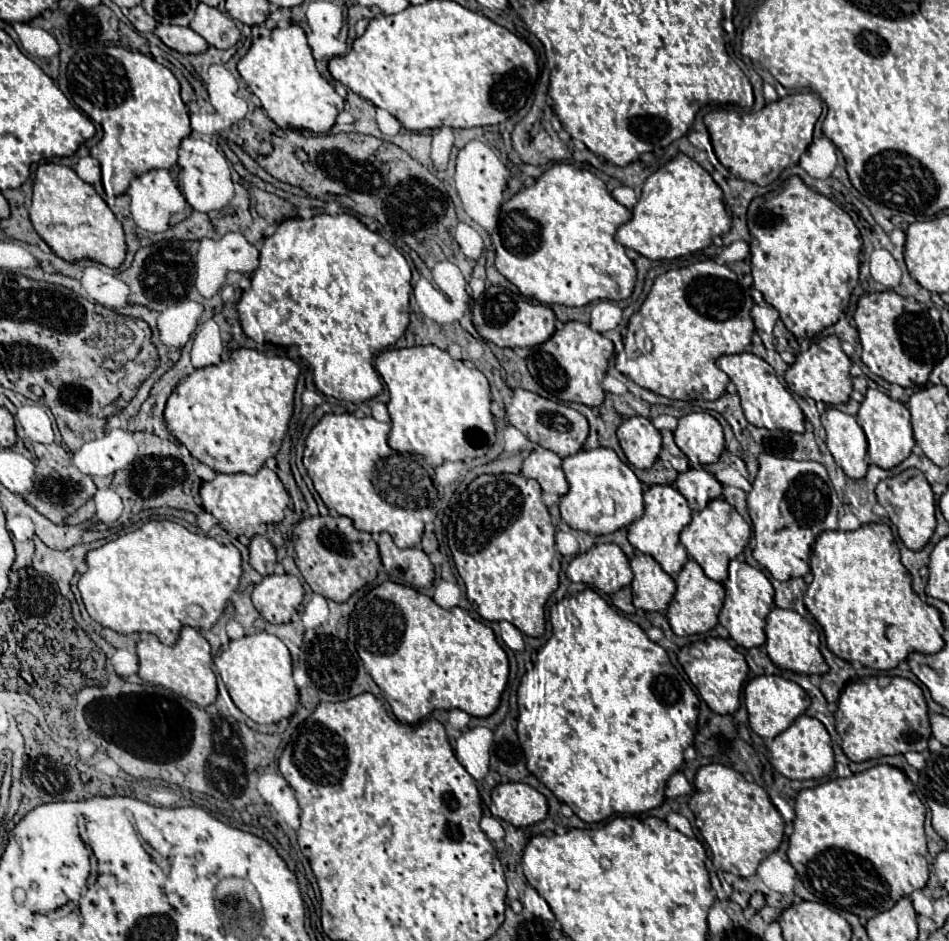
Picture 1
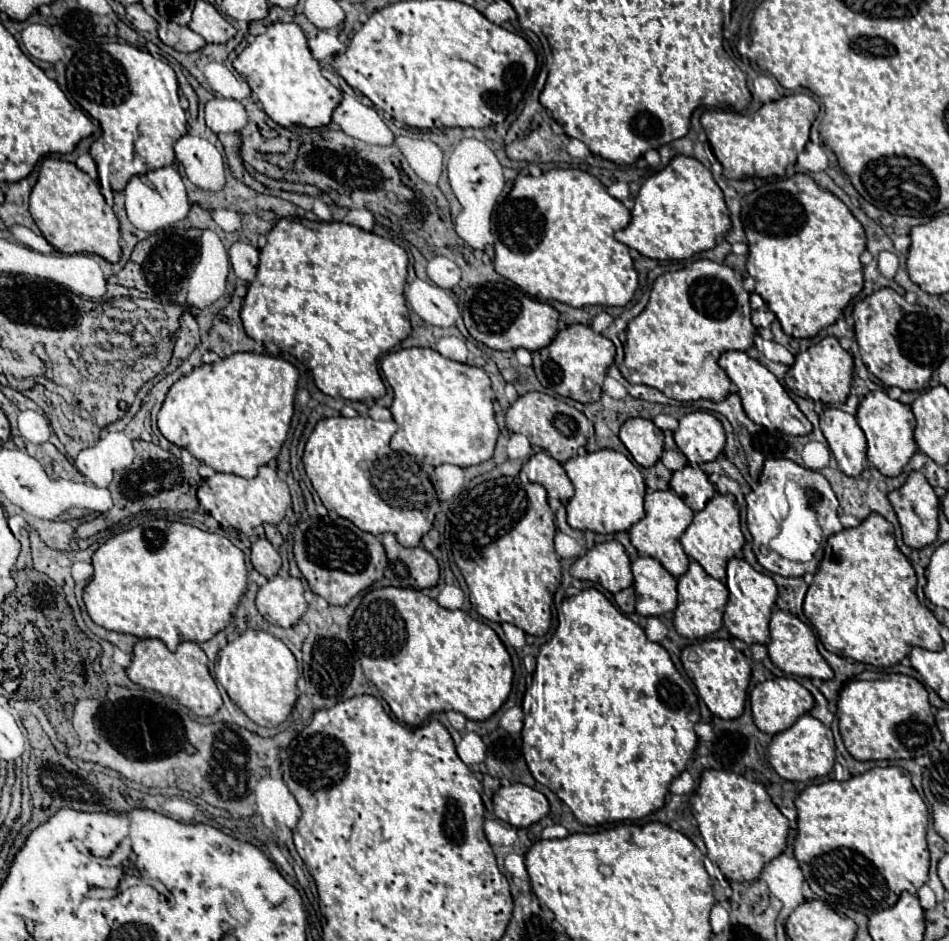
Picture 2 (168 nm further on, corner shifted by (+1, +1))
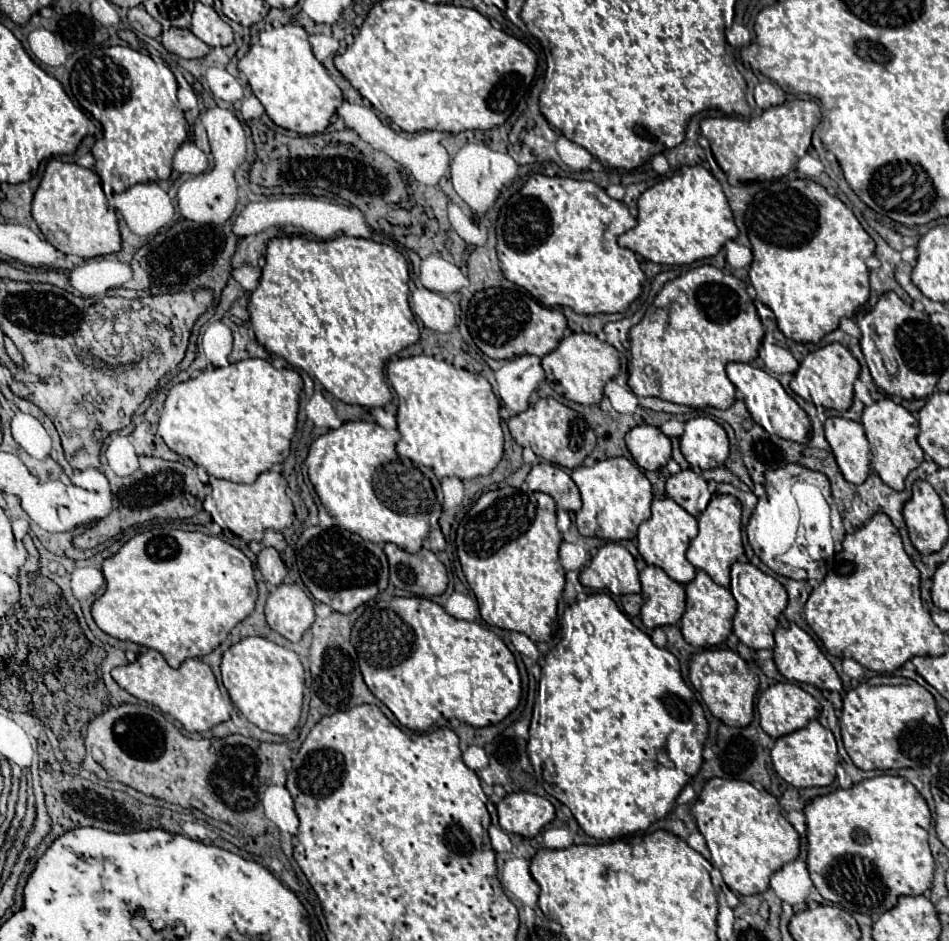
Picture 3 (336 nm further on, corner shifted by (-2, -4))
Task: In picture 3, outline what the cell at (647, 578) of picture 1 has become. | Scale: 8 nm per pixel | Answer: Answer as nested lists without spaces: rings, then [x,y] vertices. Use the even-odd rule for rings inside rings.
[[[646,566],[640,572],[642,582],[642,622],[646,628],[676,624],[686,610],[684,586],[674,582],[662,568]]]

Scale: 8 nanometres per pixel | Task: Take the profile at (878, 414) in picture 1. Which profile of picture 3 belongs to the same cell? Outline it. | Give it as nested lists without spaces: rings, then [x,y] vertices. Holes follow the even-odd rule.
[[[890,398],[878,400],[864,408],[862,424],[872,446],[872,468],[894,490],[904,490],[906,476],[924,462],[924,450],[918,446],[918,420],[900,404],[894,404]]]

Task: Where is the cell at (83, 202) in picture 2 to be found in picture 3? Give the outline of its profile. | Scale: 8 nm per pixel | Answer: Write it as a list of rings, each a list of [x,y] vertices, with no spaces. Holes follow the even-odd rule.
[[[56,158],[48,160],[42,182],[34,192],[32,218],[36,220],[46,240],[50,240],[64,254],[74,254],[80,258],[96,258],[120,250],[116,212],[102,189],[101,179],[94,170],[82,168],[78,164],[68,164]],[[56,232],[64,232],[68,236],[66,244],[60,244],[54,238]]]

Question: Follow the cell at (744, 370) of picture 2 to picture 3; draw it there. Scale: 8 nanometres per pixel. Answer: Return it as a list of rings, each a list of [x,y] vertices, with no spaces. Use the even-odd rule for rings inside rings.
[[[740,362],[728,364],[726,374],[732,380],[732,384],[744,394],[744,402],[748,406],[752,420],[756,420],[770,435],[780,436],[792,442],[806,442],[810,438],[808,414],[798,406],[798,402],[784,390],[784,386],[774,376],[766,374],[760,368],[754,368],[750,364],[740,364]]]

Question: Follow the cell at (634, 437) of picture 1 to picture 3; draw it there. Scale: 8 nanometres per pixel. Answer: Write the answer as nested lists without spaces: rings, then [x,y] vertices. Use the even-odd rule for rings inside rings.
[[[636,426],[626,434],[626,444],[632,458],[644,470],[658,470],[666,466],[672,454],[670,438],[656,426]]]

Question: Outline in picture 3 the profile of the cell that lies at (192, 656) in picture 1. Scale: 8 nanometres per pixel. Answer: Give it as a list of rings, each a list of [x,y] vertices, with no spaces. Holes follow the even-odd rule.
[[[148,650],[136,658],[136,662],[118,666],[112,670],[112,678],[138,700],[156,706],[160,712],[178,720],[188,732],[206,732],[230,718],[230,704],[222,700],[212,668],[198,658],[186,660],[180,668],[170,668],[164,656],[156,650]]]

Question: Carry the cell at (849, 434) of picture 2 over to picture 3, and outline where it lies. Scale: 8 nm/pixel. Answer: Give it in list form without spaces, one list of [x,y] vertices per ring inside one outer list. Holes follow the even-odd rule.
[[[834,416],[824,422],[824,430],[844,478],[852,484],[862,484],[870,474],[872,460],[870,444],[862,424]]]

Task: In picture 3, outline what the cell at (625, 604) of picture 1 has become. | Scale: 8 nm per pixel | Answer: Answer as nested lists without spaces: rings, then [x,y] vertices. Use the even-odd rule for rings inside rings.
[[[624,594],[620,598],[620,602],[622,602],[622,608],[624,608],[624,612],[628,616],[638,616],[640,614],[640,608],[644,604],[644,600],[642,600],[640,594]]]

